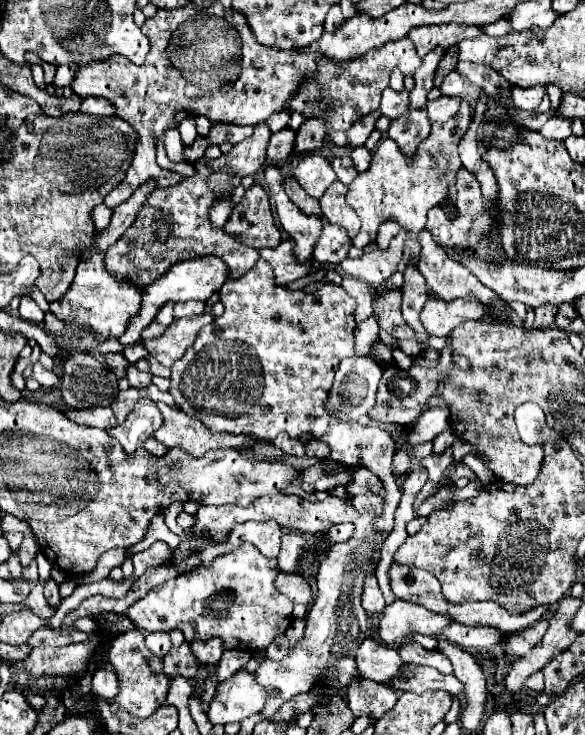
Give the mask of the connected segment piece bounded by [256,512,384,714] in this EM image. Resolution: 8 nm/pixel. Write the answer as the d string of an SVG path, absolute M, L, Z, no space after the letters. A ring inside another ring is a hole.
M374 512L360 516L354 522L352 536L346 542L332 544L328 556L322 560L316 574L318 596L308 612L302 642L298 642L296 648L282 662L266 658L256 670L258 682L266 686L268 692L272 692L262 714L274 714L284 700L300 692L310 692L314 684L326 680L324 676L336 676L342 688L346 688L352 680L358 678L354 656L368 632L368 616L364 614L364 608L360 604L360 594L364 592L364 580L378 568L384 542L384 534L378 532L372 524L376 516L378 514Z

